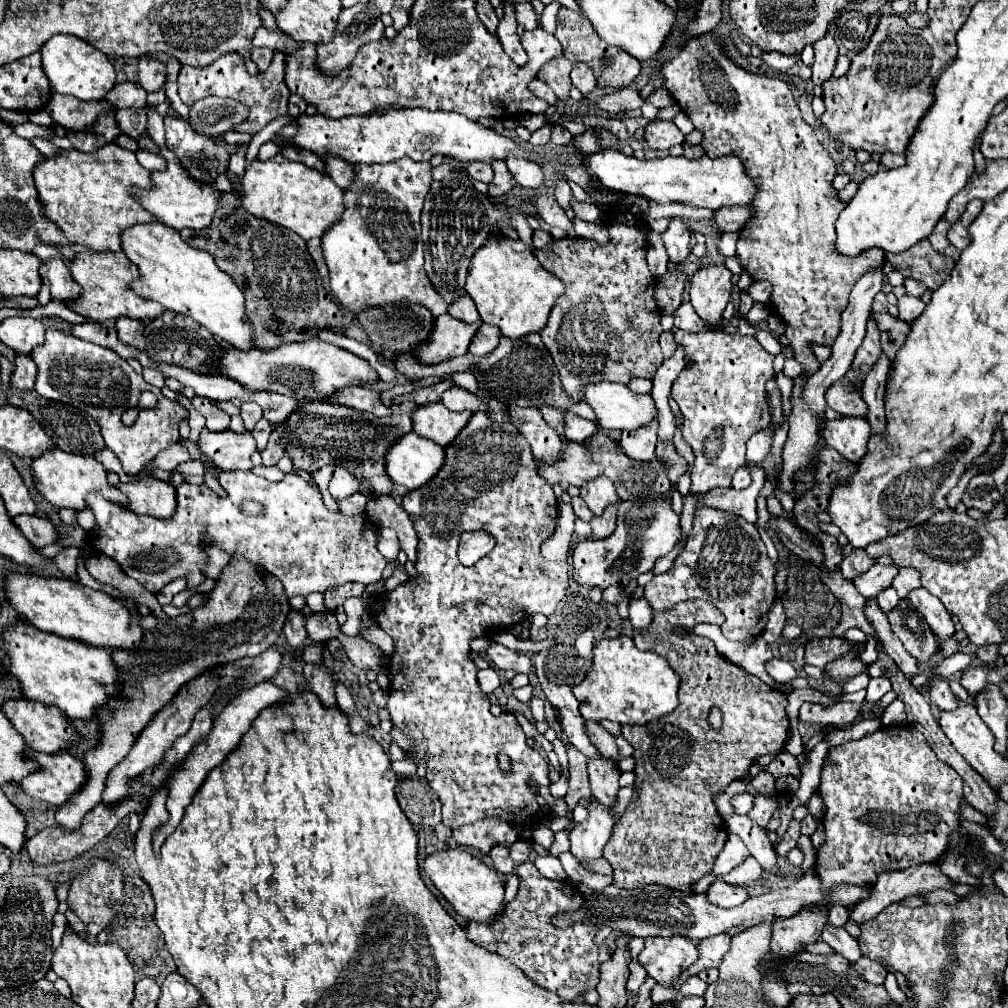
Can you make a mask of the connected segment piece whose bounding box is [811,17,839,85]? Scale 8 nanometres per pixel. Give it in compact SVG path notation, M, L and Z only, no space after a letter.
M839 17L833 21L833 25L829 27L829 31L825 33L823 39L819 39L815 43L815 63L813 63L813 83L821 85L825 79L829 79L833 75L833 69L837 65L837 43L835 43L835 29L837 29Z

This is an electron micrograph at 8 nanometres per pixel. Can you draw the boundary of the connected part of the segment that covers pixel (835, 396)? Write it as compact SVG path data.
M843 377L839 381L835 381L829 389L827 389L827 405L841 413L843 417L861 417L861 419L867 419L867 403L863 401L857 385L849 379L849 377Z

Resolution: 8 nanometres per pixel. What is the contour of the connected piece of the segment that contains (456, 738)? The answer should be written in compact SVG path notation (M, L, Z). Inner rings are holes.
M475 411L469 423L445 447L445 463L435 477L419 489L407 491L401 507L407 511L419 535L415 563L419 577L399 585L389 599L373 601L373 609L381 629L395 641L395 653L387 663L391 675L387 711L391 713L391 721L417 743L417 753L405 757L415 763L427 757L425 779L439 795L443 805L443 823L451 829L475 823L483 817L499 817L515 827L535 829L541 819L535 799L537 795L543 795L551 805L551 811L563 817L567 813L565 801L555 799L549 793L549 763L539 749L527 745L527 737L515 715L505 711L499 717L491 715L489 697L479 689L477 667L469 659L471 639L483 637L485 631L495 631L499 627L511 629L535 613L549 617L569 587L569 565L547 561L539 551L541 543L555 531L559 509L551 485L537 473L537 463L527 439L515 425L495 423L485 411ZM461 523L483 523L483 529L497 541L495 549L471 567L461 565L457 559L459 537L463 533ZM501 751L511 757L513 765L509 773L501 773L497 765L497 753ZM529 781L535 783L535 789L529 785Z

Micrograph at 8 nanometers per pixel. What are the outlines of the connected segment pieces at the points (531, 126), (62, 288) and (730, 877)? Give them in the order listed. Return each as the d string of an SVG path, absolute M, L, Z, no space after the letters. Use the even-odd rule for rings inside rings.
M527 113L524 115L523 123L525 127L530 131L534 132L540 127L542 127L542 123L546 121L546 116L544 114L531 114Z
M57 257L43 261L43 283L49 285L51 297L55 301L69 301L71 297L79 297L79 285L75 285L67 265Z
M749 857L739 867L735 867L731 873L727 873L723 879L727 883L753 883L753 881L763 879L763 869L757 865L753 857Z

